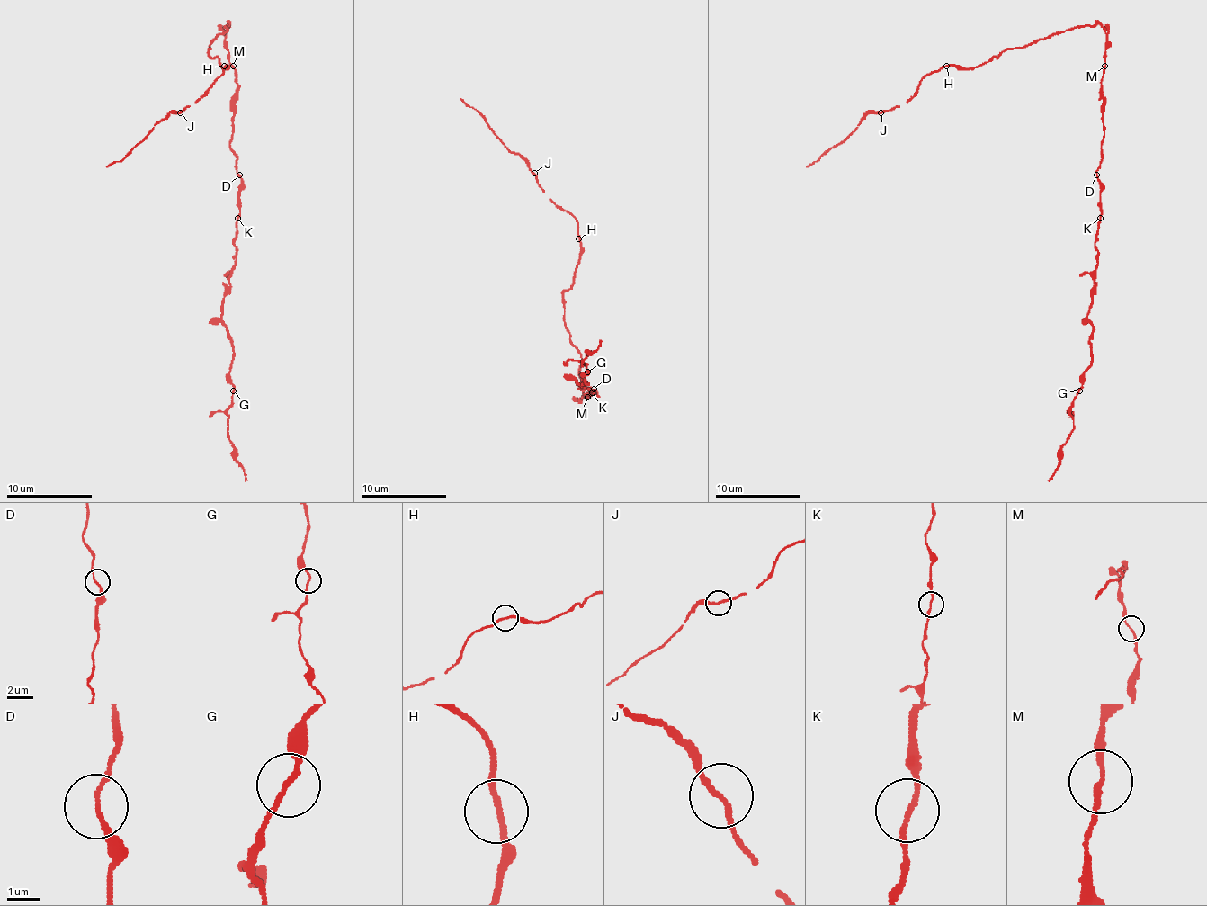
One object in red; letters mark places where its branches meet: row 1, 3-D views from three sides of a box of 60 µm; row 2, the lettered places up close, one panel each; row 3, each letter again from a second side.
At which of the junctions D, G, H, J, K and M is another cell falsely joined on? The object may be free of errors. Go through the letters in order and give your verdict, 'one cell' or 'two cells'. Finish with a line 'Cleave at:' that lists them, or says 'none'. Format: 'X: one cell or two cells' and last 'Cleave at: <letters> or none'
D: one cell
G: one cell
H: one cell
J: one cell
K: one cell
M: one cell
Cleave at: none

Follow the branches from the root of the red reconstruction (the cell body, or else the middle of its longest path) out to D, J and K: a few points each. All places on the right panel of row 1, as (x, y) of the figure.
D: (1103, 72), (1100, 100), (1104, 136), (1100, 145), (1100, 168), (1096, 174)
J: (1103, 72), (1107, 31), (1096, 22), (1006, 49), (974, 67), (934, 70), (906, 102), (880, 112)
K: (1103, 72), (1100, 100), (1104, 136), (1100, 145), (1100, 168), (1096, 173), (1100, 185), (1100, 218)

